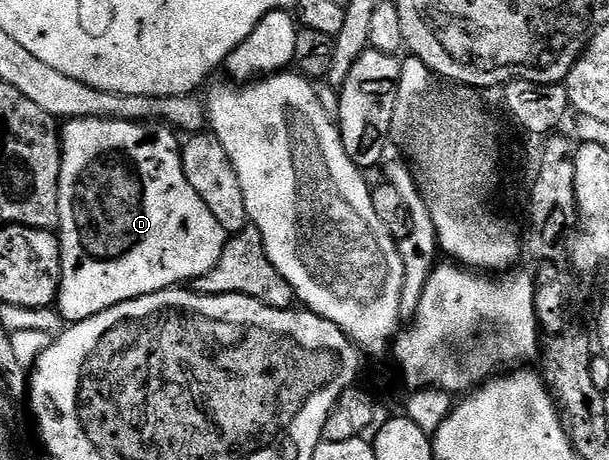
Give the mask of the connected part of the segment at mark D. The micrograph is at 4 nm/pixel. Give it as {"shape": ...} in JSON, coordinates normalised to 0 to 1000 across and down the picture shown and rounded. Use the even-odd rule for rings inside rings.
{"shape":[[[113,259],[103,270],[99,287],[102,367],[99,370],[99,491],[95,496],[102,602],[99,604],[95,674],[107,704],[133,702],[136,693],[154,689],[195,659],[307,617],[317,607],[345,593],[345,585],[351,585],[365,559],[371,507],[365,498],[365,489],[358,489],[351,463],[345,463],[338,437],[332,437],[332,428],[325,428],[325,420],[319,420],[312,393],[305,393],[305,376],[299,367],[299,341],[296,339],[299,311],[289,300],[292,300],[291,287],[261,263],[222,267],[205,259]]]}

